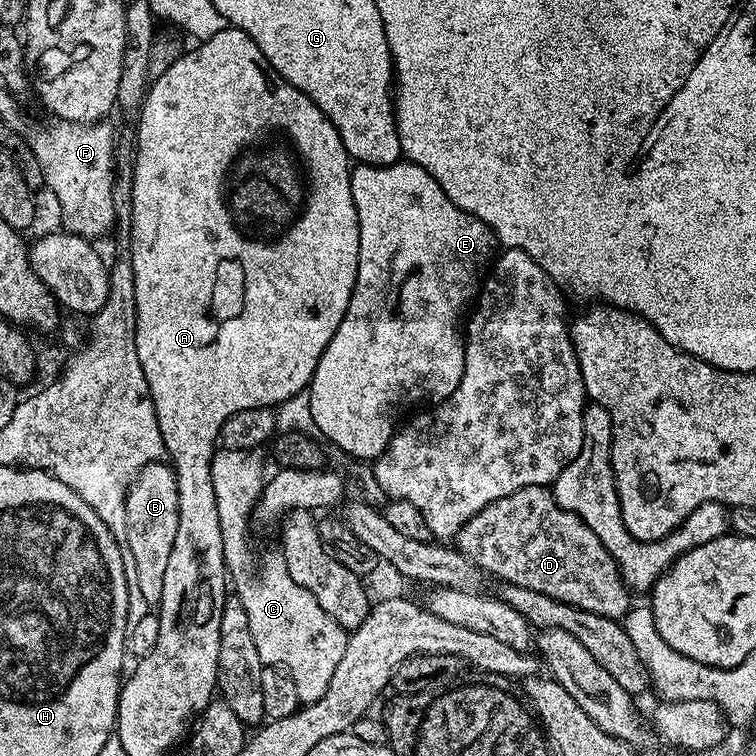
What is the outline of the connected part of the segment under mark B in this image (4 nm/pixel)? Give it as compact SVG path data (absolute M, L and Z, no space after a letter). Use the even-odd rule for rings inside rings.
M168 462L148 464L141 470L126 494L126 518L128 519L128 542L126 545L130 564L136 567L134 588L140 591L148 606L162 602L162 585L166 578L166 566L170 563L170 552L174 550L174 538L178 538L180 511L178 510L178 482Z

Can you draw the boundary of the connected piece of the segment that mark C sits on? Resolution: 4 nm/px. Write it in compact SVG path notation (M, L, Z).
M229 448L217 451L212 459L212 481L214 482L214 496L218 502L219 525L222 526L222 546L224 550L224 564L228 567L234 592L240 598L246 614L249 615L250 633L254 636L254 643L258 648L258 655L266 666L284 668L294 678L294 686L298 690L298 698L301 705L318 702L326 694L331 679L334 678L334 670L338 670L338 662L342 662L342 656L346 654L349 633L294 578L290 578L288 567L283 559L268 560L264 569L259 564L260 556L252 545L252 528L254 529L253 512L260 500L266 483L264 464L259 460L256 452L235 452Z

